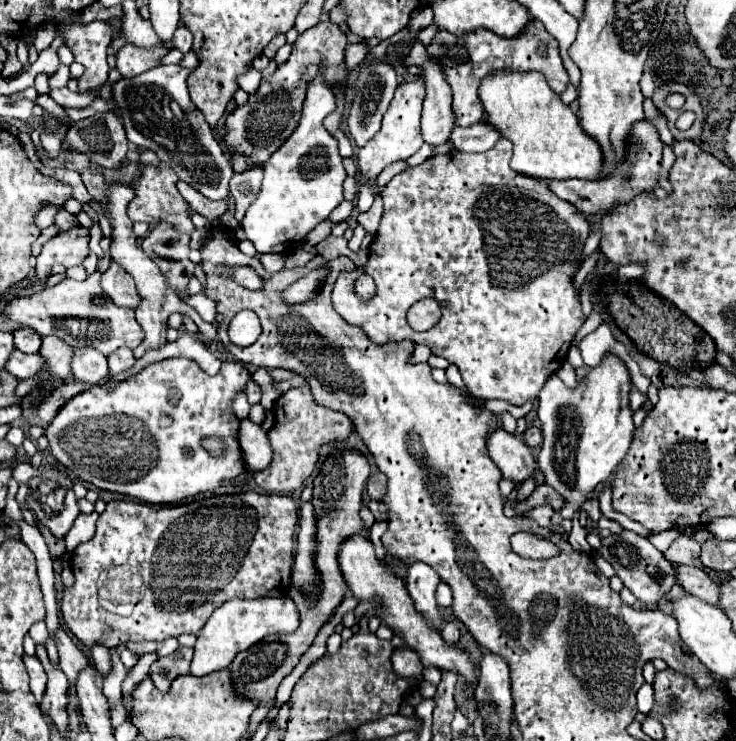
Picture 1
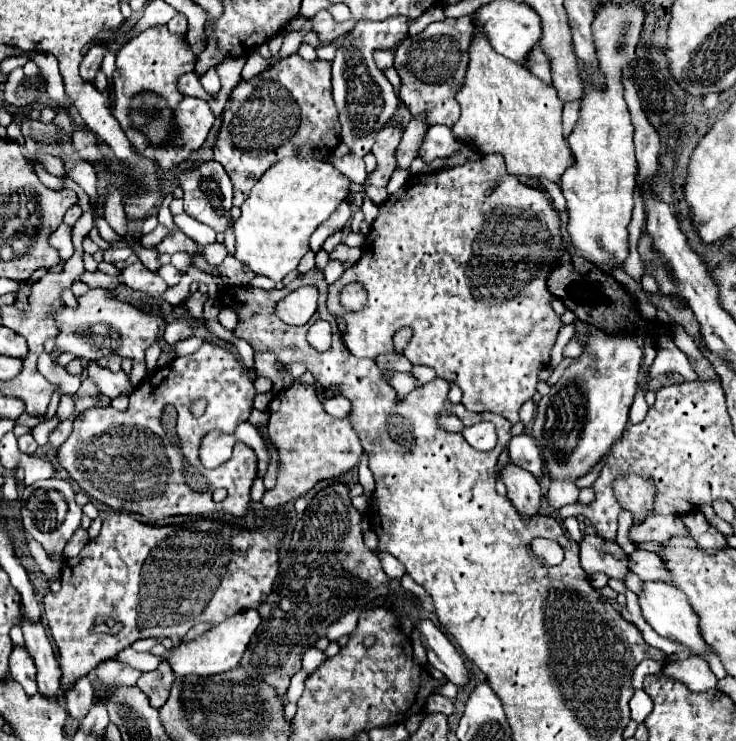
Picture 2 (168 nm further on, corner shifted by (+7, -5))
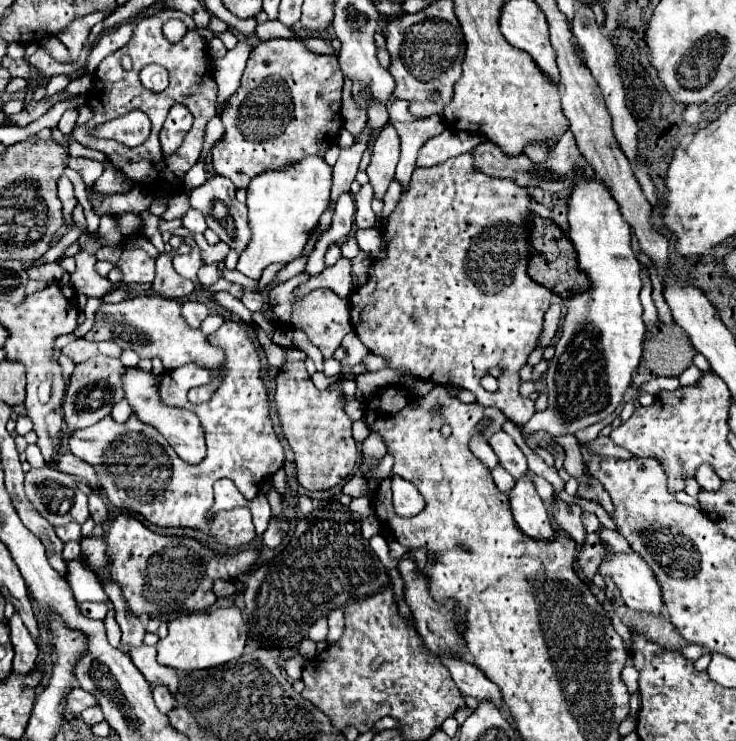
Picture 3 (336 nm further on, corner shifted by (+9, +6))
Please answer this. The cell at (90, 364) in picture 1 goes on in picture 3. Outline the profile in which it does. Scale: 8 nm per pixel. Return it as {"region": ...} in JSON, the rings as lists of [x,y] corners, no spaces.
{"region":[[[127,368],[127,372],[123,374],[123,388],[125,388],[125,398],[133,408],[133,414],[139,416],[139,420],[143,424],[149,424],[153,428],[157,428],[157,432],[169,442],[171,448],[181,446],[181,460],[185,460],[187,464],[199,464],[205,458],[205,438],[201,432],[201,424],[199,418],[183,408],[173,408],[167,406],[159,392],[157,392],[157,378],[151,372],[143,372],[137,368]]]}

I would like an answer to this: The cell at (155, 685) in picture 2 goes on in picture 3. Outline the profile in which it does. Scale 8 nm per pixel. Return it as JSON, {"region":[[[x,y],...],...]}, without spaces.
{"region":[[[165,686],[153,688],[153,698],[155,698],[157,708],[159,708],[163,714],[169,714],[169,712],[173,710],[173,704],[177,704],[177,702],[171,698],[169,690],[165,690]]]}

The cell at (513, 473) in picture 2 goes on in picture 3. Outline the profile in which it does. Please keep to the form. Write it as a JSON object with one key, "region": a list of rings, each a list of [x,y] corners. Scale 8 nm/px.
{"region":[[[517,480],[515,488],[509,494],[509,502],[515,524],[525,536],[533,540],[553,540],[555,532],[549,522],[545,504],[529,480]]]}

